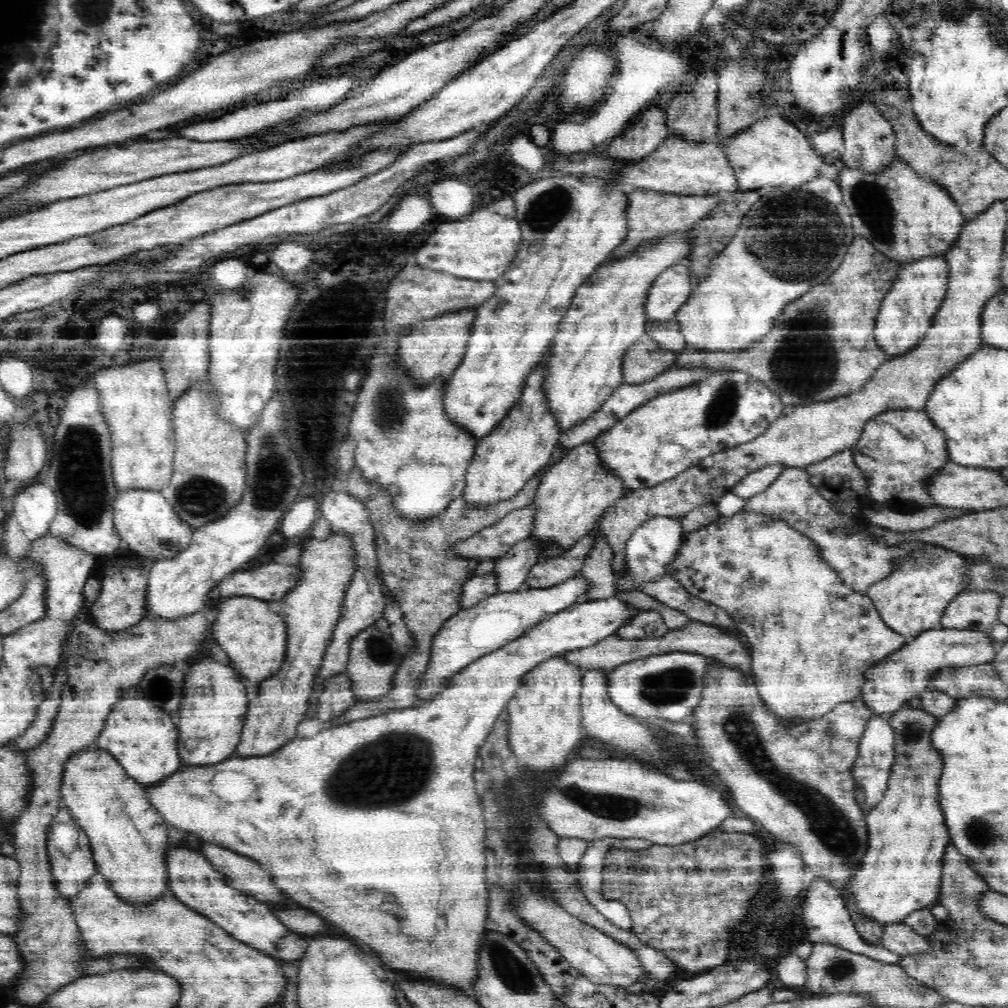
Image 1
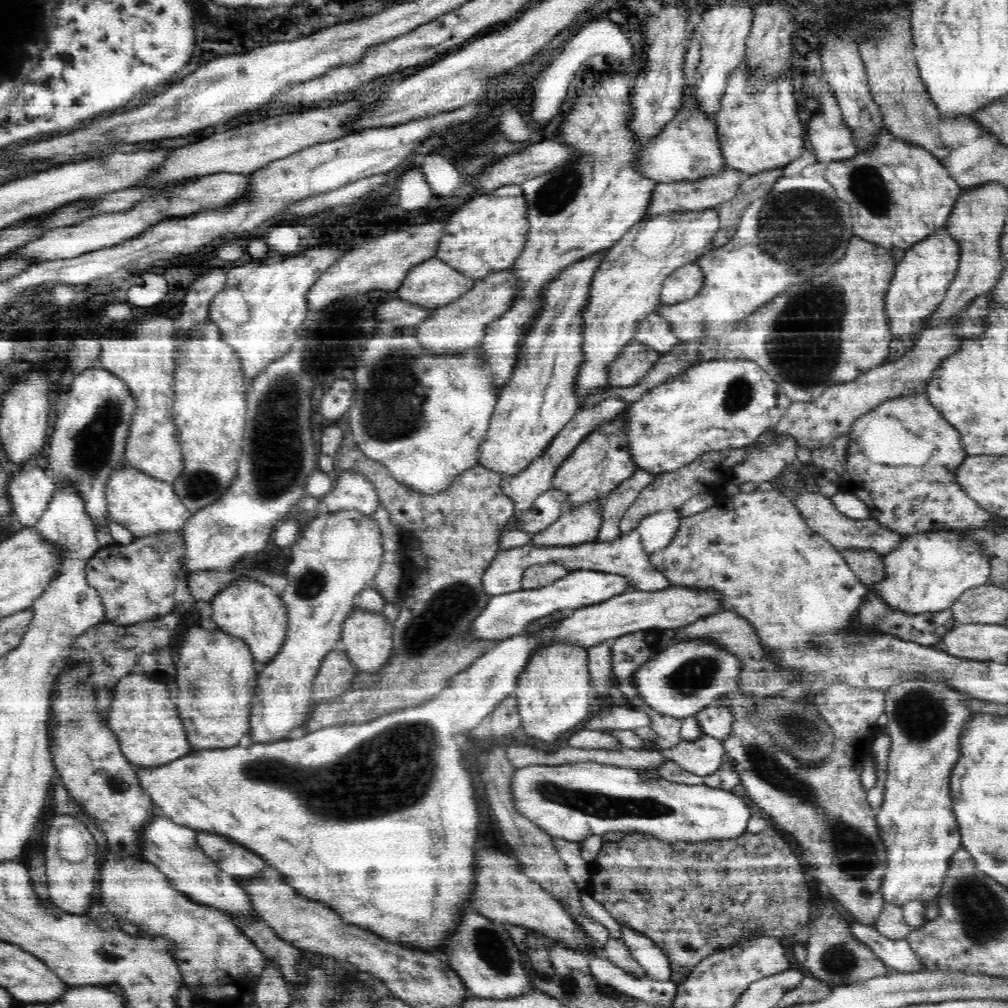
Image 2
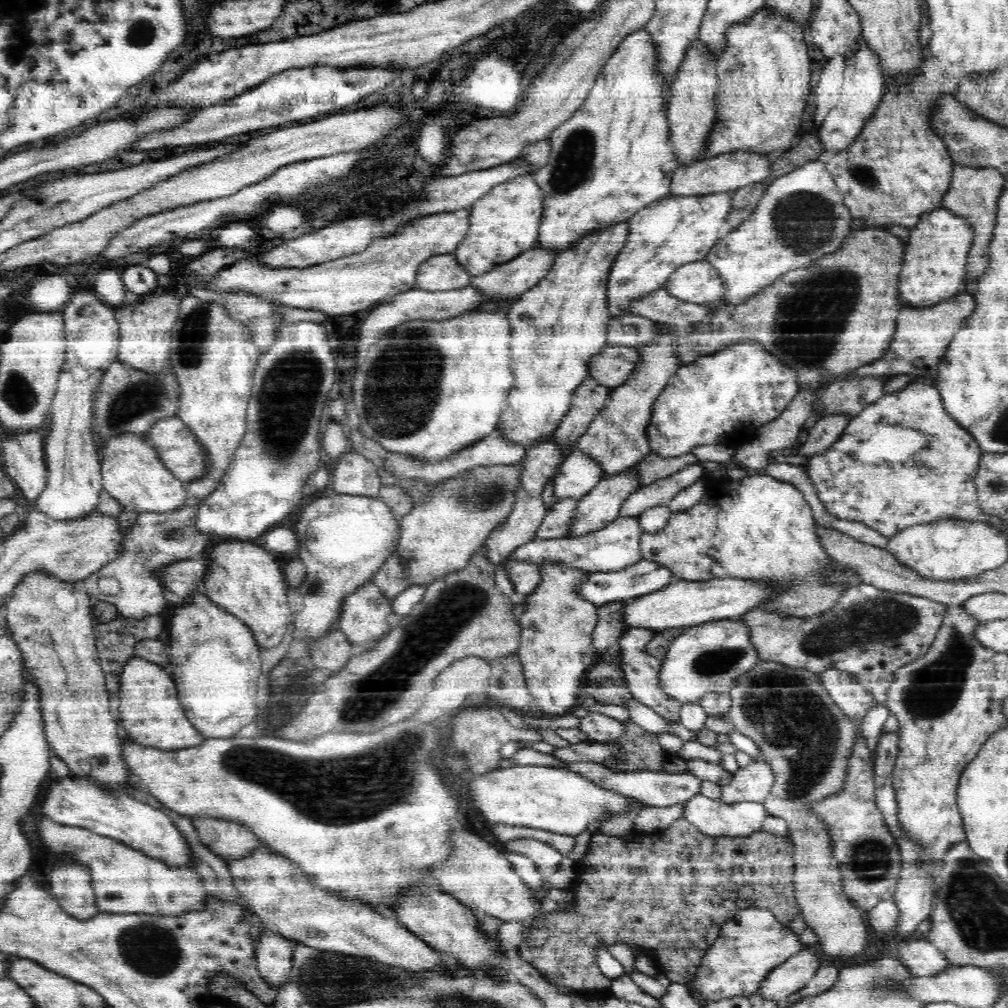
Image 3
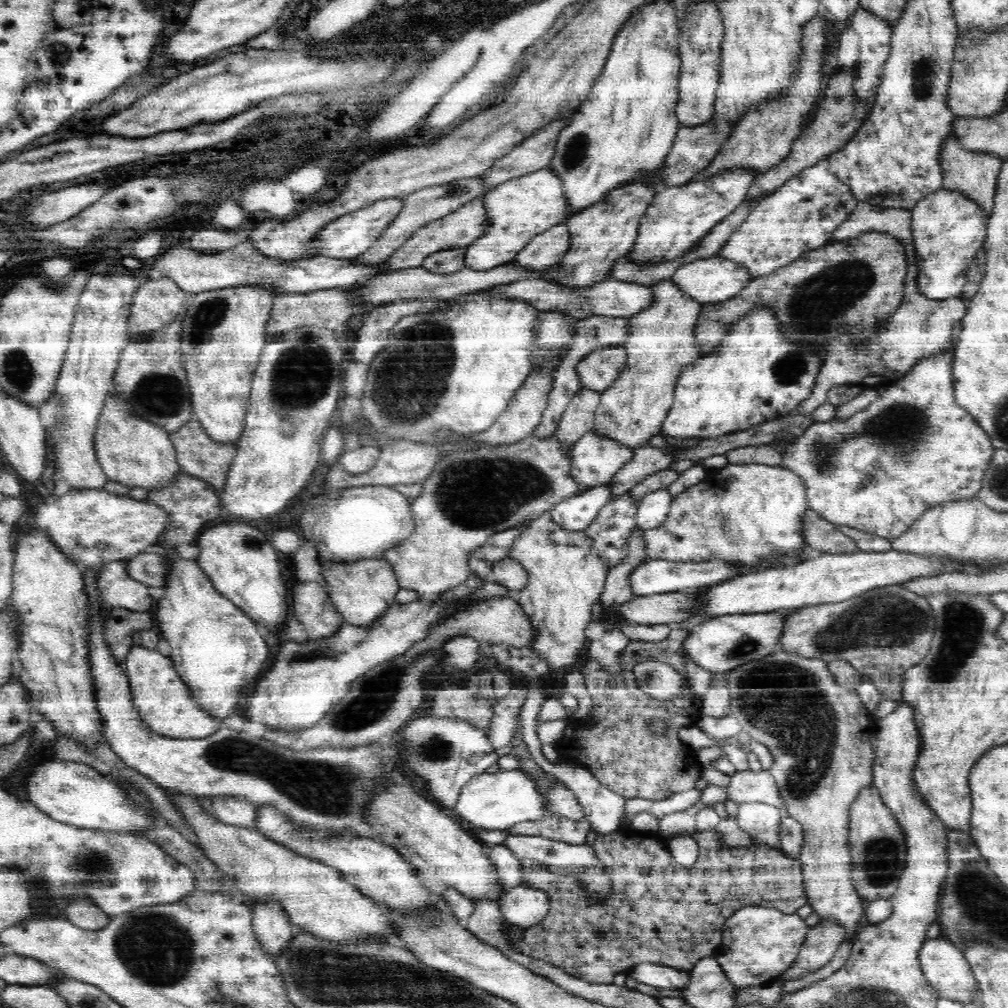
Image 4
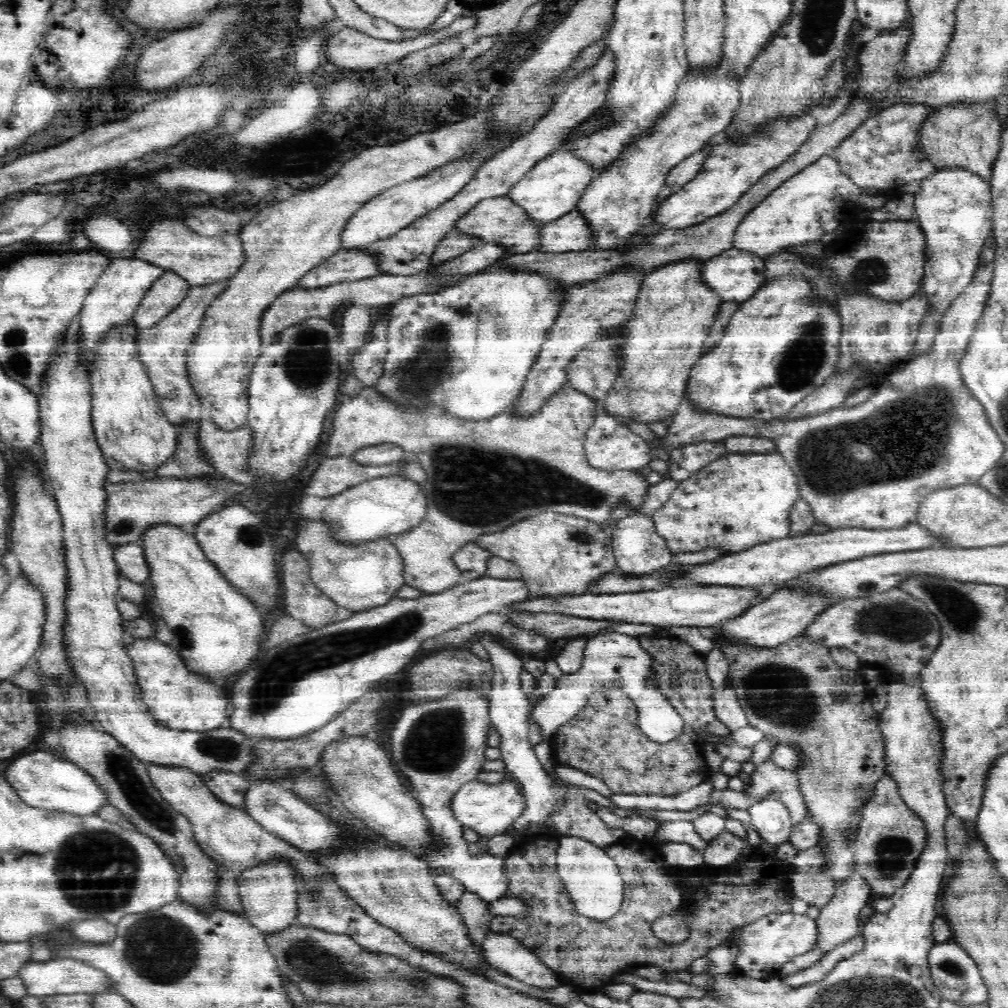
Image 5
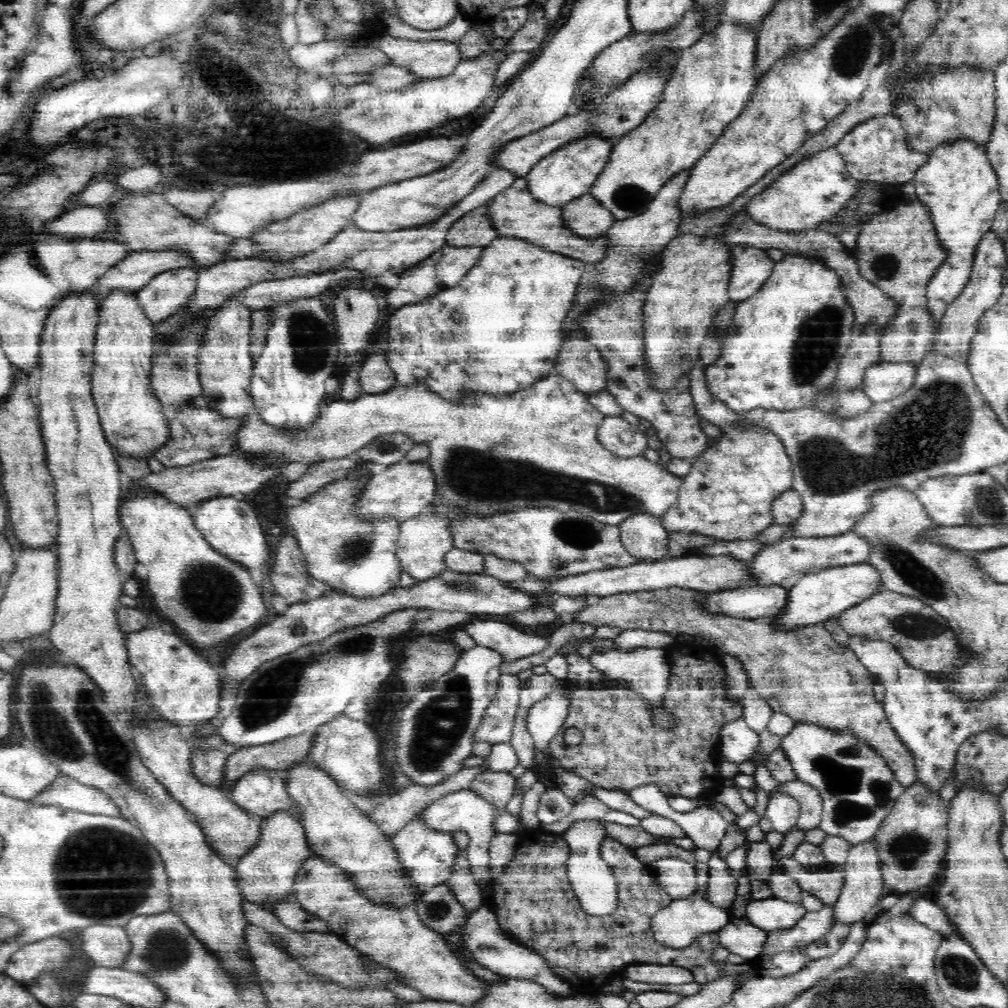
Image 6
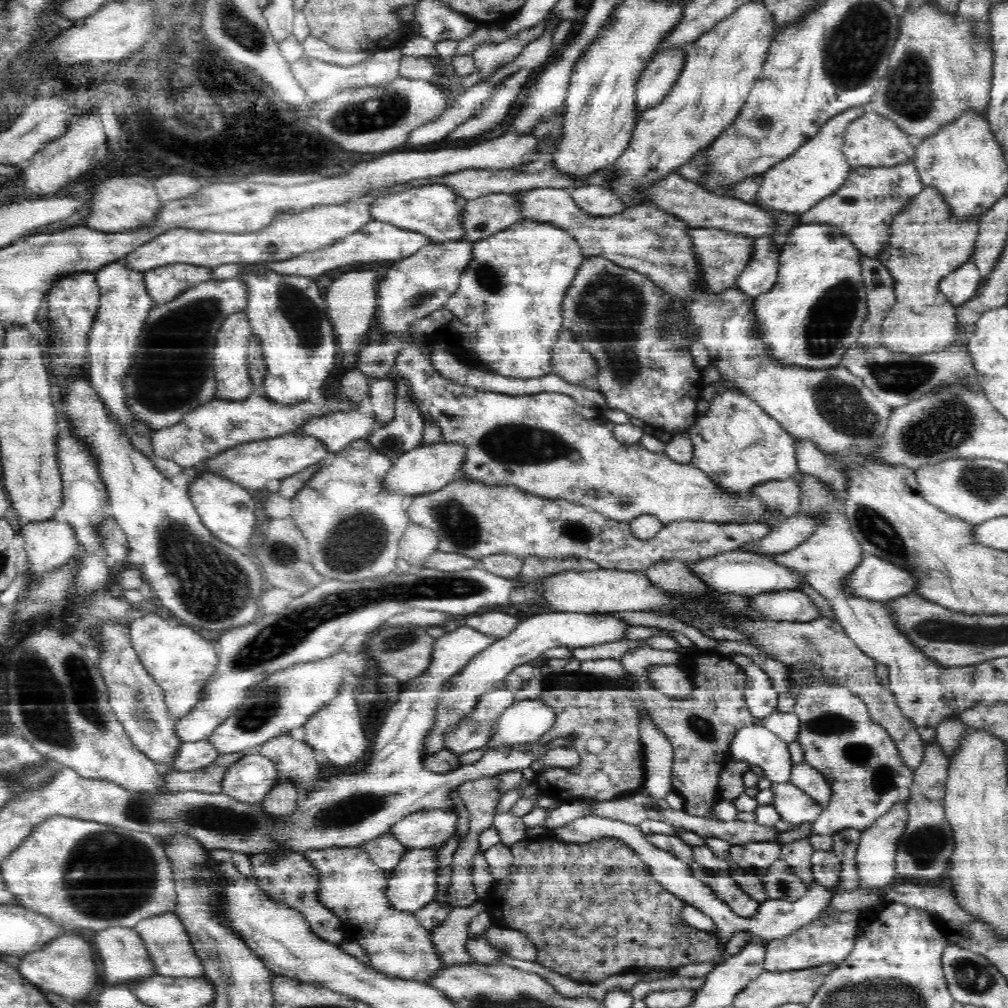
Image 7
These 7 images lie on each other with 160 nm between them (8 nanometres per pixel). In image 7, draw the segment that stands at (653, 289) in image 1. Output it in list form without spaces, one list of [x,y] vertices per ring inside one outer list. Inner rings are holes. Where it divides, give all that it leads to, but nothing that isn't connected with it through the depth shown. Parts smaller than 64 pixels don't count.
[[[771,237],[756,238],[753,255],[748,266],[738,277],[736,287],[746,293],[746,296],[752,297],[772,290],[777,283],[780,255],[781,251],[776,249]]]

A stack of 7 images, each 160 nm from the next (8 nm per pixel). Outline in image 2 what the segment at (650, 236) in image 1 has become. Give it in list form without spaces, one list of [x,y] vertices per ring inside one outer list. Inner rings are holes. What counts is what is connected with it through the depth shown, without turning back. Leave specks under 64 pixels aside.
[[[726,165],[717,173],[711,173],[710,176],[700,177],[698,180],[678,180],[667,181],[666,183],[658,184],[658,188],[652,194],[652,202],[650,208],[646,211],[644,220],[652,218],[658,214],[666,214],[671,211],[685,211],[686,209],[704,209],[716,208],[719,204],[734,198],[740,188],[745,174]]]

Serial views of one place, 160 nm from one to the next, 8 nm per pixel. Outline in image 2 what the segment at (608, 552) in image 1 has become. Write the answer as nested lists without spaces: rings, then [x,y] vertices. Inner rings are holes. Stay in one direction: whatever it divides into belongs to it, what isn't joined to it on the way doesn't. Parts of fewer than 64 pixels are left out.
[[[637,469],[628,480],[616,486],[601,502],[601,525],[595,541],[610,541],[618,537],[619,524],[626,509],[638,498],[640,491],[657,476],[648,474],[647,470]]]

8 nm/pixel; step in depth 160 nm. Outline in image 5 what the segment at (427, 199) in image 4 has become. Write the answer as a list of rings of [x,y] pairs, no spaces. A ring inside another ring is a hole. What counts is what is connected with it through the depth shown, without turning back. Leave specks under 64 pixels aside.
[[[340,248],[336,254],[306,272],[291,288],[320,288],[336,283],[358,282],[377,274],[380,274],[380,267],[378,259],[372,253]]]

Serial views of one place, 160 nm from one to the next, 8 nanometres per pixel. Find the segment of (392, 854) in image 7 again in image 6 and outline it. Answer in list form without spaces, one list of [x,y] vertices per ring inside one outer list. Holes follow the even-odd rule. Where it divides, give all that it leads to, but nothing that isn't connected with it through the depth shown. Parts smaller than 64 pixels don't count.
[[[484,766],[466,768],[462,767],[454,776],[436,786],[407,786],[390,799],[385,799],[370,816],[388,837],[394,831],[400,830],[410,819],[418,815],[423,808],[436,802],[439,798],[451,792],[468,789],[477,774],[486,771]]]

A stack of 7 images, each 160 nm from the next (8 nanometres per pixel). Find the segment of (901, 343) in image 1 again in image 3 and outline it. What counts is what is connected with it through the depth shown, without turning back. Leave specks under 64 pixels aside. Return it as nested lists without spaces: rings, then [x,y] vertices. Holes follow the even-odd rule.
[[[938,205],[920,217],[904,249],[898,282],[902,304],[935,305],[963,291],[973,231],[969,218],[962,218],[944,205]]]

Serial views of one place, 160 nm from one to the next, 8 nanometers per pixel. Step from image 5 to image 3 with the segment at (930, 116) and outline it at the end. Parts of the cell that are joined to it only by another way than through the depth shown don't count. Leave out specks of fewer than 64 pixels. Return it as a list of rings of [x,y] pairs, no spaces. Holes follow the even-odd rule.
[[[954,163],[951,166],[950,188],[947,189],[943,200],[945,208],[952,209],[962,218],[969,218],[973,224],[973,246],[969,252],[966,272],[964,274],[964,286],[970,282],[979,282],[983,270],[987,266],[987,246],[993,235],[998,212],[998,198],[1002,194],[1005,178],[1002,173],[993,166],[974,167],[972,165],[960,165]]]

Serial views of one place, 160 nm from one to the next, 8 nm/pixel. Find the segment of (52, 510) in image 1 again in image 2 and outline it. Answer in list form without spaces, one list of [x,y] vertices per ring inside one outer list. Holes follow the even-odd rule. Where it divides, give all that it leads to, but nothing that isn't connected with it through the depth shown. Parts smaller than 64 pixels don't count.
[[[38,466],[12,478],[12,482],[9,482],[9,500],[21,528],[37,524],[52,493],[54,481],[51,473],[40,470]]]

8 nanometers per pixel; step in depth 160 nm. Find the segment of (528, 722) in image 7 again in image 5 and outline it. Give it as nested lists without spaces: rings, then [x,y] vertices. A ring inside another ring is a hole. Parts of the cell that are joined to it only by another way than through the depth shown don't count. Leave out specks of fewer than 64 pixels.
[[[618,633],[594,636],[586,648],[580,670],[574,674],[563,674],[552,691],[547,693],[534,708],[533,720],[542,731],[544,740],[551,740],[555,732],[566,724],[587,704],[589,694],[599,688],[619,687],[633,700],[635,721],[642,732],[659,743],[674,740],[683,730],[683,718],[668,703],[655,682],[655,670],[651,668],[651,656],[640,646],[637,638]]]

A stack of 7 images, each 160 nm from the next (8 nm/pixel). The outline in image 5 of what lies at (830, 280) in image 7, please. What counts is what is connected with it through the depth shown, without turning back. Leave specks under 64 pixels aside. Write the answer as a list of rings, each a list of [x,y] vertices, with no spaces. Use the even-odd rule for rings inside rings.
[[[786,274],[774,278],[735,307],[721,340],[694,364],[685,396],[695,408],[724,416],[778,418],[790,412],[833,376],[841,362],[841,328],[840,313],[836,308],[817,302],[817,296],[805,276]]]

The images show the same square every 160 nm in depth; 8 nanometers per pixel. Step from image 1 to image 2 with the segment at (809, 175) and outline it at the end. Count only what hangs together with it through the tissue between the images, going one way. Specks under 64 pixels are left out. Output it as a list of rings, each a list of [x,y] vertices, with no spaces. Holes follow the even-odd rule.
[[[744,66],[727,77],[727,88],[720,98],[720,110],[714,116],[719,148],[726,165],[740,169],[747,176],[766,172],[770,168],[786,167],[798,160],[805,147],[805,128],[798,120],[794,88],[790,78],[778,84],[750,84],[744,76]]]

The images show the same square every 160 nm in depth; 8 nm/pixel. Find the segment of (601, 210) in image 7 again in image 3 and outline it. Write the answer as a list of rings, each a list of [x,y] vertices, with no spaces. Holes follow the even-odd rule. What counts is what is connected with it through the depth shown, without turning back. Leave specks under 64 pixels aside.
[[[536,245],[526,252],[522,252],[518,256],[512,258],[508,262],[501,264],[500,267],[493,271],[475,276],[471,279],[471,285],[479,290],[483,301],[478,303],[473,310],[479,312],[498,312],[498,310],[506,311],[506,308],[501,308],[504,300],[512,300],[516,296],[521,296],[521,293],[534,288],[547,274],[550,267],[554,264],[558,256],[558,251],[553,247],[542,247]]]

